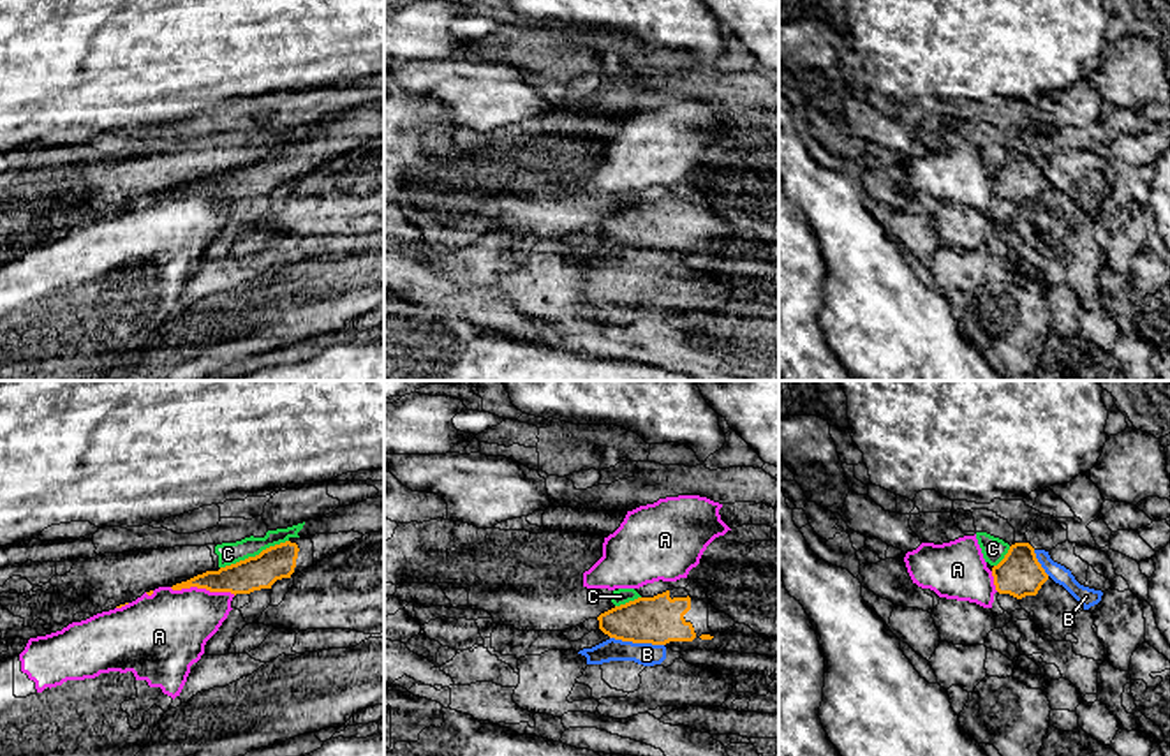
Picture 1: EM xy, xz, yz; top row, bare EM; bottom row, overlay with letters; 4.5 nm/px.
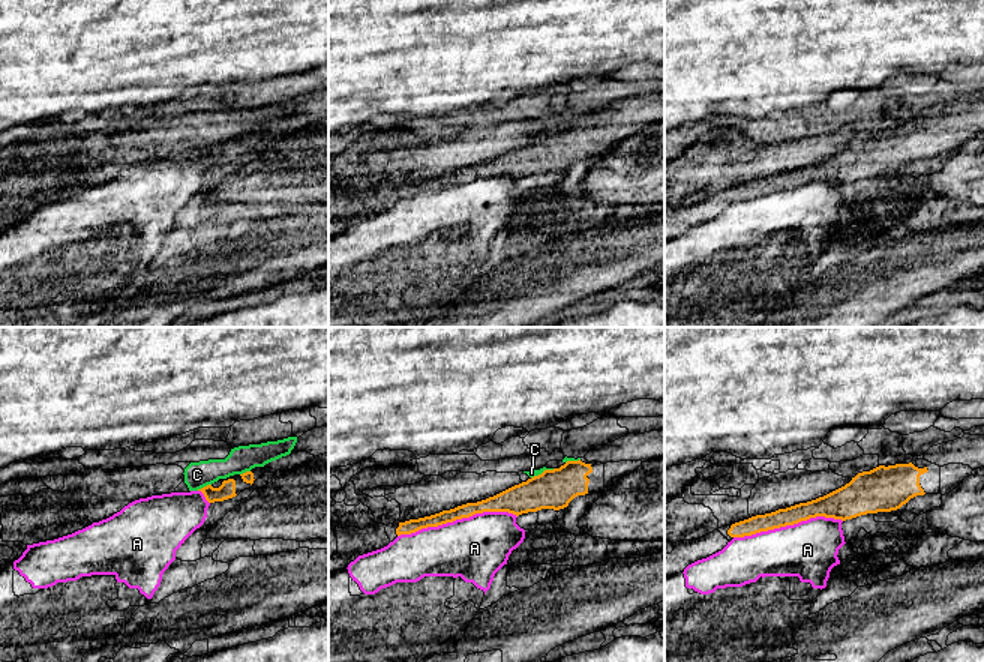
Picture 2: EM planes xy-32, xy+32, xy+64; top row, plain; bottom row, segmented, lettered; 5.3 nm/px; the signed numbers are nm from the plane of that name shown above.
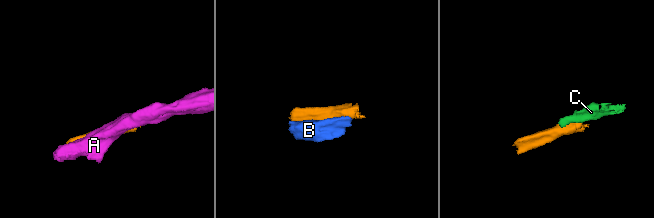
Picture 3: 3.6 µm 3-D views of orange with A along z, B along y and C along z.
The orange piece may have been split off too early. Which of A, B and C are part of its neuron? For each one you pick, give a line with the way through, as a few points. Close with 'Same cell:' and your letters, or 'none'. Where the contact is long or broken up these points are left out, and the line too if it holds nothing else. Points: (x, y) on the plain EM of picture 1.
Same cell: none

